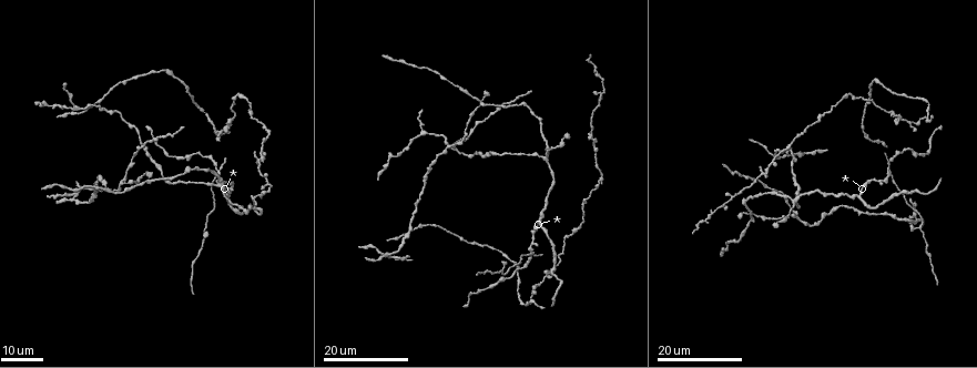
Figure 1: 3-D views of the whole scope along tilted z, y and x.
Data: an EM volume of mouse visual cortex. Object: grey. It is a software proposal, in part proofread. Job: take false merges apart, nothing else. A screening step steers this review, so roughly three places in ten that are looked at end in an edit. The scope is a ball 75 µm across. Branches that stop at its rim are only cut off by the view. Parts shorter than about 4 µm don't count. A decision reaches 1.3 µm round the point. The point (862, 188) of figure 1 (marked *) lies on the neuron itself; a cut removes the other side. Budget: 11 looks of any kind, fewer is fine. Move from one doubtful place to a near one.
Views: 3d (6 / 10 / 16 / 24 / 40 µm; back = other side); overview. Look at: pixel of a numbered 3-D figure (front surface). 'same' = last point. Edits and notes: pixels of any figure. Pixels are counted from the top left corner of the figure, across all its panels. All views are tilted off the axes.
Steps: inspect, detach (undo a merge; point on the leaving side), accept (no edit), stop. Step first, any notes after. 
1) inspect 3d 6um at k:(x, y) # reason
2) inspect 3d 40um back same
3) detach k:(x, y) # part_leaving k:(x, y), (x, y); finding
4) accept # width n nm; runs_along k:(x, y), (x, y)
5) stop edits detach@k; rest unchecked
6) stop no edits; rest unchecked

inspect 3d 24um at 1:(794, 202) # thin arm on a thick one

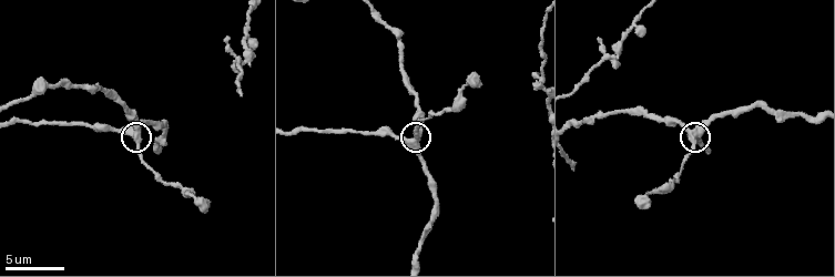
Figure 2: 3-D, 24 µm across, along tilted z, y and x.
inspect 3d 10um at 2:(132, 135)

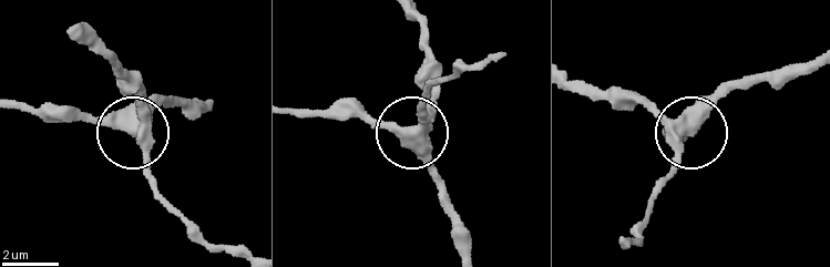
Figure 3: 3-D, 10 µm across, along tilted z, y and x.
accept # width 460 nm; runs_along 3:(464, 250), (457, 214), (419, 137), (350, 112); all the same neuron

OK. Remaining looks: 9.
inspect 3d 16um at 1:(173, 132) # calibre changes

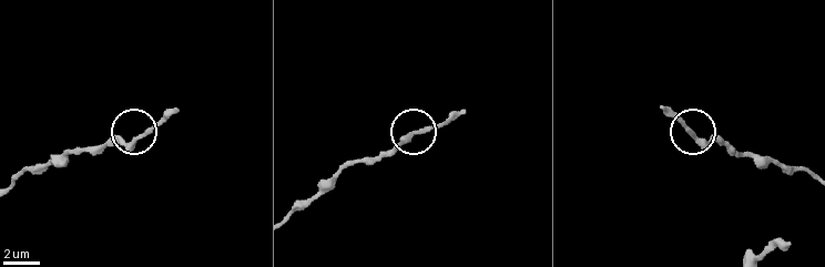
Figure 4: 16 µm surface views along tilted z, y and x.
inspect 3d 10um at 4:(132, 144)

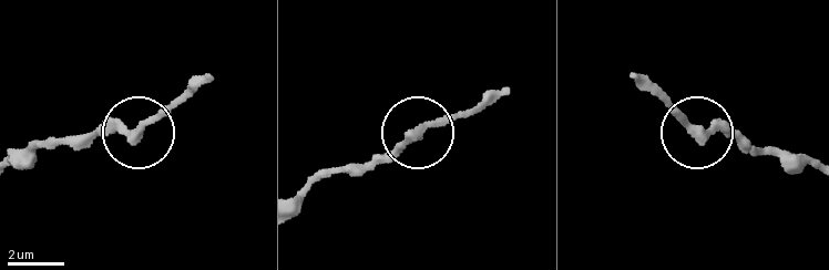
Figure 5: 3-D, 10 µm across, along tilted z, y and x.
accept # width 280 nm; runs_along 5:(303, 196), (324, 177), (367, 172), (416, 132), (491, 95); one neuron here

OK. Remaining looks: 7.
inspect 3d 24um at 1:(218, 170) # two arms at a narrow angle

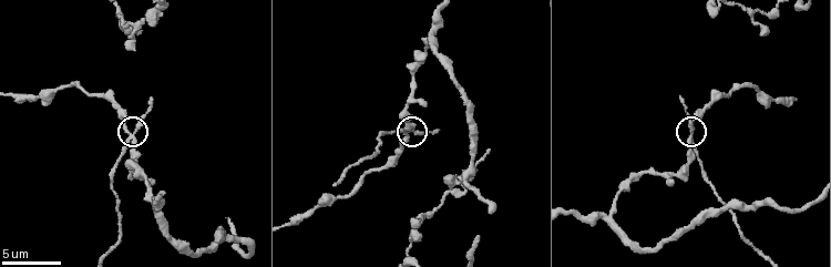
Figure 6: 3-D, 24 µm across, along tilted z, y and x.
inspect 3d 6um at 6:(411, 132) # zoom in

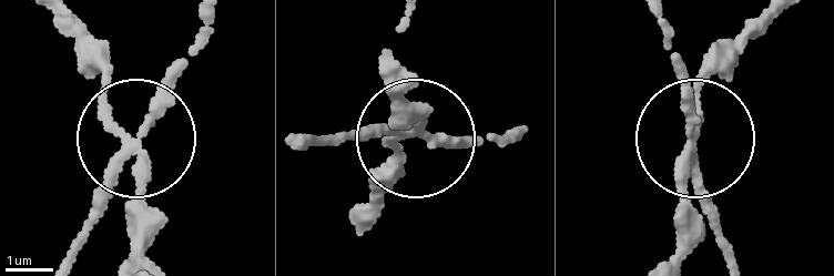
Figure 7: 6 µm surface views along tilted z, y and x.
detach 7:(101, 214) # arms 4; part_leaving 7:(125, 154), (79, 251); two neurons meet here

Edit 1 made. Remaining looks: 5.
inspect overview

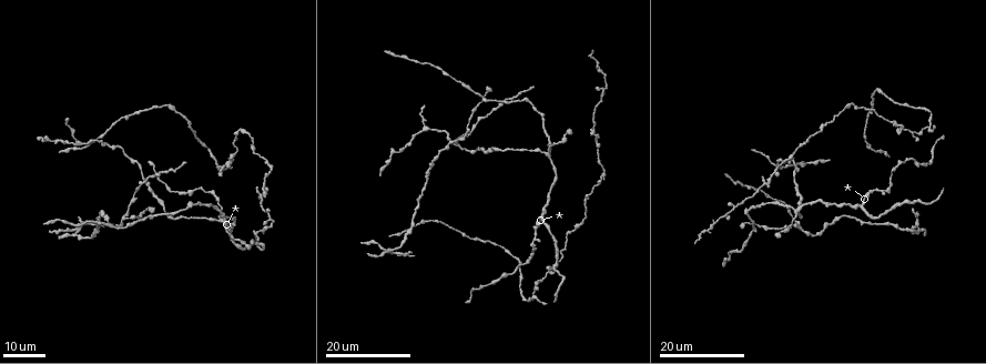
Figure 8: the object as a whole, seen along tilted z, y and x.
inspect 3d 16um at 8:(453, 143) # arms part here

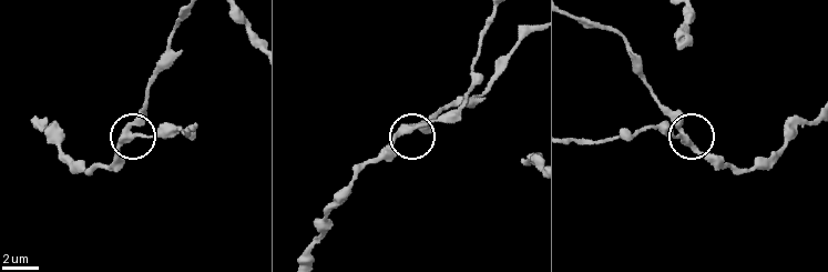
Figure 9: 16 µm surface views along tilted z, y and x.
inspect 3d 10um at 9:(125, 128)

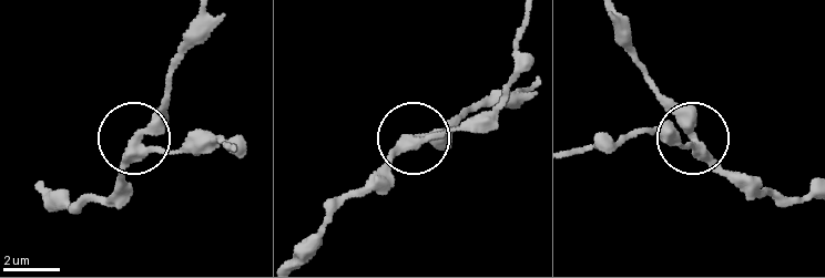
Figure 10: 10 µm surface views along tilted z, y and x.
accept # runs_along 10:(526, 23), (517, 73), (495, 105), (417, 140), (460, 114); all the same neuron

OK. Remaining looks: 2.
inspect 3d 24um at 8:(77, 229) # two arms in line, one across

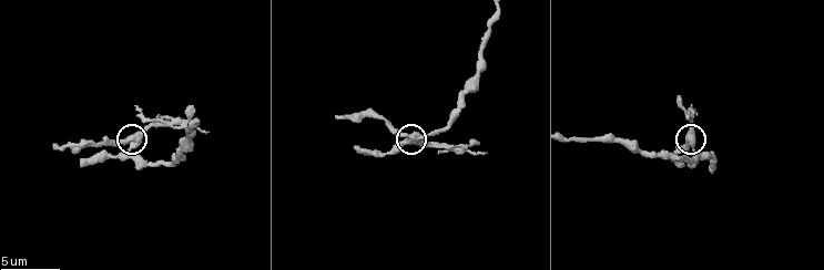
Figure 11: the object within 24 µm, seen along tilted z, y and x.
inspect 3d 6um at 11:(133, 138)

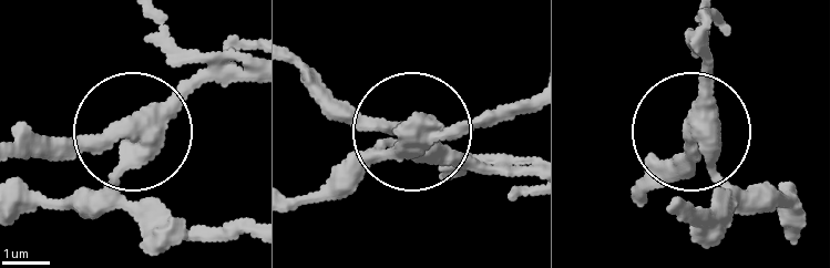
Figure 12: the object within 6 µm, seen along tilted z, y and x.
detach 12:(172, 61) # width 340 nm; a second neuron is stuck on

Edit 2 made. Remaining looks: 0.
stop edits detach@7, detach@12; rest unchecked

